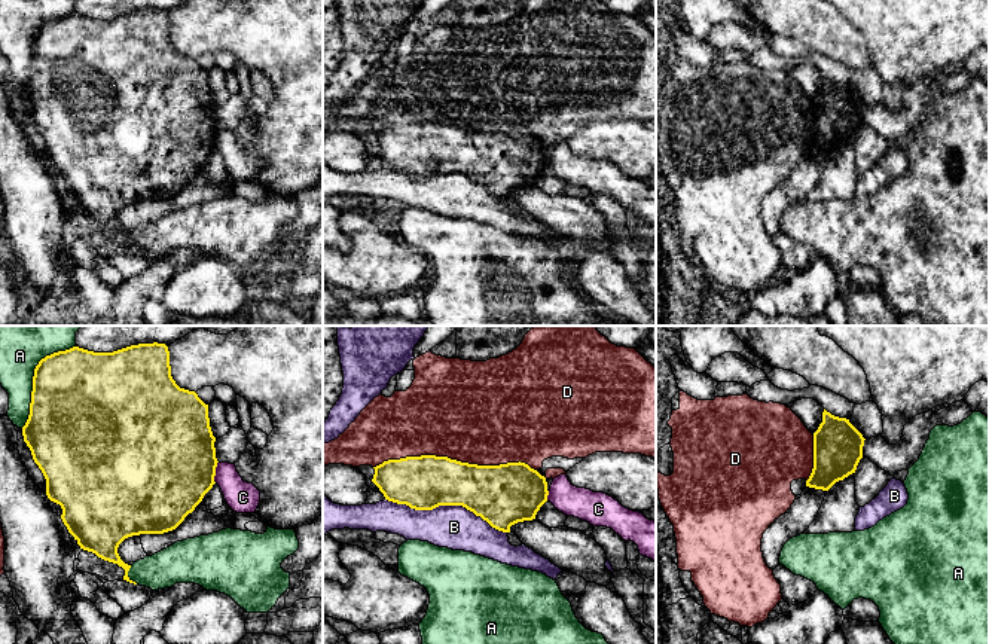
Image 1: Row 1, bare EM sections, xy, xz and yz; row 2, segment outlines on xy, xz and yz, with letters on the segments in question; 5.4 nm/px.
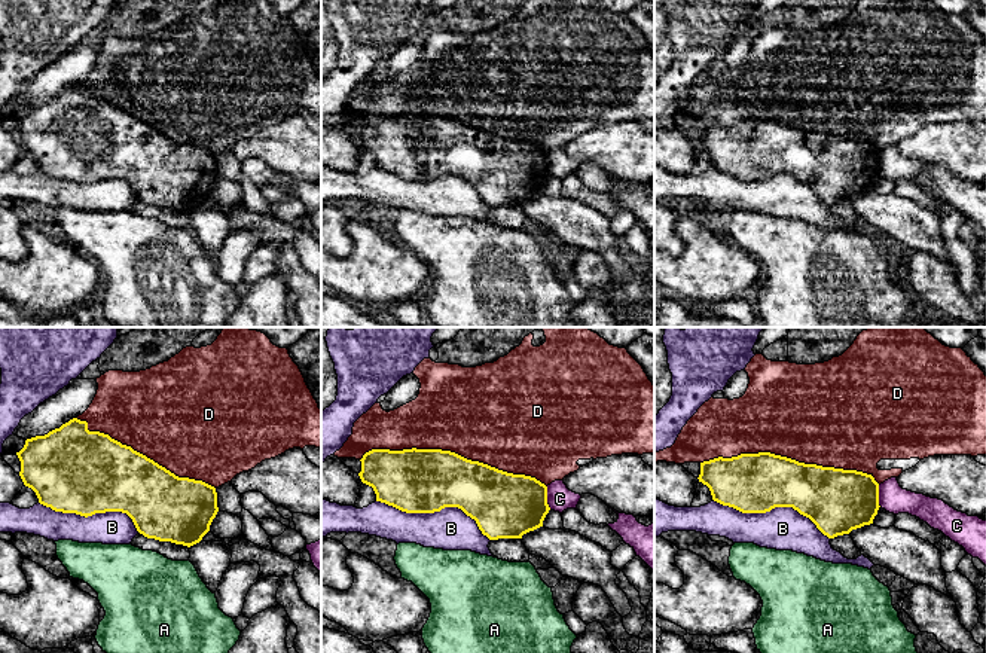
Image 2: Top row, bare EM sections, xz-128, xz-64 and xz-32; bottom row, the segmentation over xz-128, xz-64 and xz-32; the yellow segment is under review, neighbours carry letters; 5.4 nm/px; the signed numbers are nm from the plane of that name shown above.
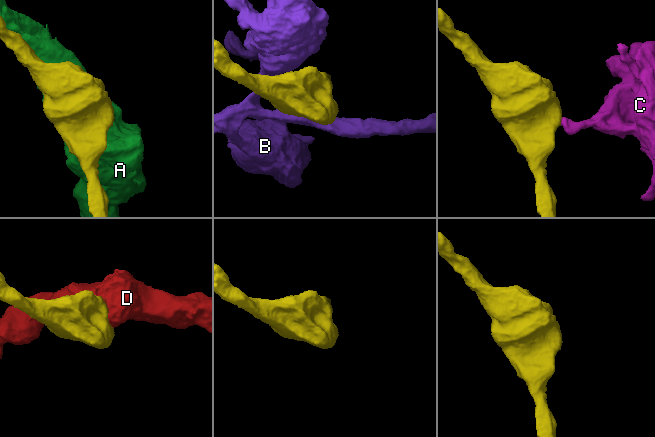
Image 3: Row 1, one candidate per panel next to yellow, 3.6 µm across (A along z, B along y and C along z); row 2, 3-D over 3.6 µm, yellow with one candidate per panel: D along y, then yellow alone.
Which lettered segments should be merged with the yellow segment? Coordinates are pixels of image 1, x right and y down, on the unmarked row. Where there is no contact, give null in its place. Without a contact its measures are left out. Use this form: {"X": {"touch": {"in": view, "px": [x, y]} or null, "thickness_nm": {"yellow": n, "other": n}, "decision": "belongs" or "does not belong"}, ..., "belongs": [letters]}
{"A": {"touch": {"in": "xy", "px": [33, 43]}, "thickness_nm": {"yellow": 480, "other": 220}, "decision": "does not belong"}, "B": {"touch": {"in": "xz", "px": [446, 171]}, "thickness_nm": {"yellow": 300, "other": 240}, "decision": "does not belong"}, "C": {"touch": {"in": "xy", "px": [214, 139]}, "thickness_nm": {"yellow": 500, "other": 170}, "decision": "does not belong"}, "D": {"touch": {"in": "xz", "px": [455, 127]}, "thickness_nm": {"yellow": 300, "other": 500}, "decision": "does not belong"}, "belongs": []}

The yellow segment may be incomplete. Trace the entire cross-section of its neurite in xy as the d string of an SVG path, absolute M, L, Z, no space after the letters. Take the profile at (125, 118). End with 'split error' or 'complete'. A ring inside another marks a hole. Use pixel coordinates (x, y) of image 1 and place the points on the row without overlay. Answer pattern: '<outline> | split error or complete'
M138 10L113 19L94 19L79 13L58 18L39 28L33 43L33 58L30 82L22 94L24 109L31 117L34 129L46 146L46 162L62 176L61 186L68 199L74 204L80 216L95 220L98 225L117 231L125 236L123 247L137 251L128 244L131 232L125 231L119 220L119 211L132 202L164 201L175 196L184 184L195 177L204 162L213 155L217 125L208 85L208 71L205 71L195 58L180 55L171 43L170 18L165 10Z | complete

